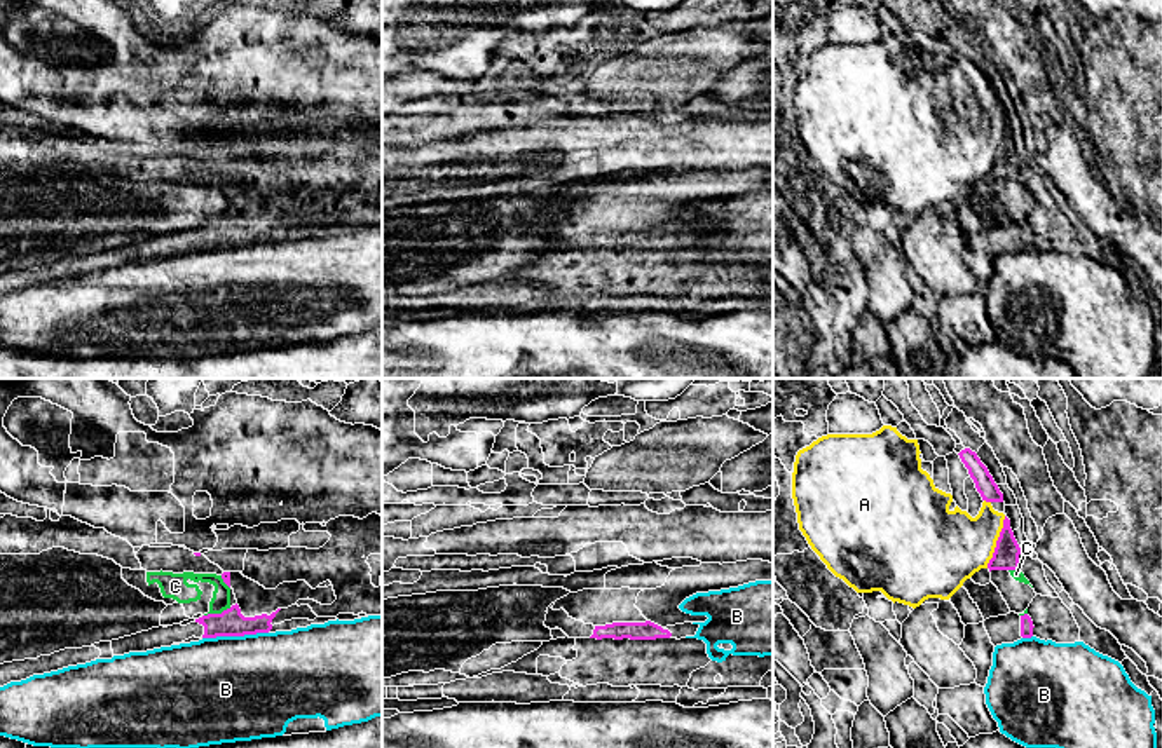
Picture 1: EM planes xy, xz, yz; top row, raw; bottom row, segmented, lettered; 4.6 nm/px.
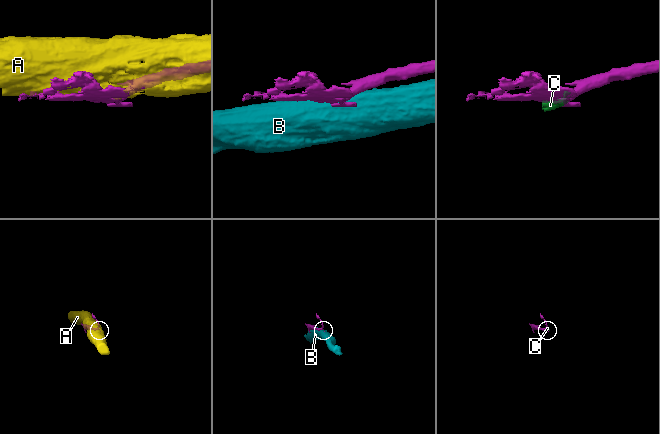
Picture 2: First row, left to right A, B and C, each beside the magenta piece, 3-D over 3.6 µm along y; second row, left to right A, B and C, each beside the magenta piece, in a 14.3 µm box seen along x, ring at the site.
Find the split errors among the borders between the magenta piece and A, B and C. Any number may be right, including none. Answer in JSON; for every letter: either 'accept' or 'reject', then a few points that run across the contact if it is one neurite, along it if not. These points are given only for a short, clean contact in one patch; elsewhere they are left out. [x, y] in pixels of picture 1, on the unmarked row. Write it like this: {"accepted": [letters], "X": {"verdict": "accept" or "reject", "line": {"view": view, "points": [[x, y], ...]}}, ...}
{"accepted": ["C"], "A": {"verdict": "reject"}, "B": {"verdict": "reject", "line": {"view": "xy", "points": [[267, 241], [203, 248]]}}, "C": {"verdict": "accept"}}

